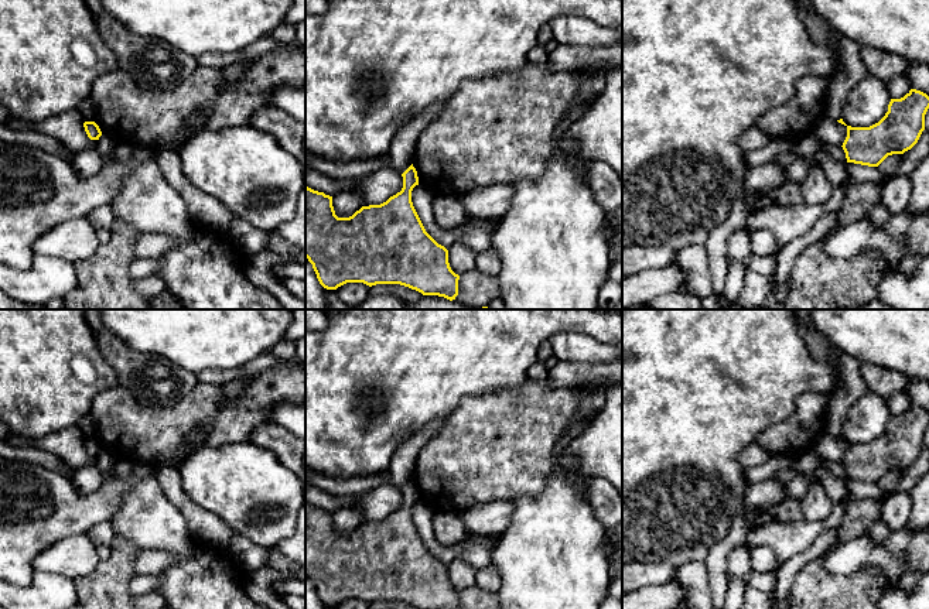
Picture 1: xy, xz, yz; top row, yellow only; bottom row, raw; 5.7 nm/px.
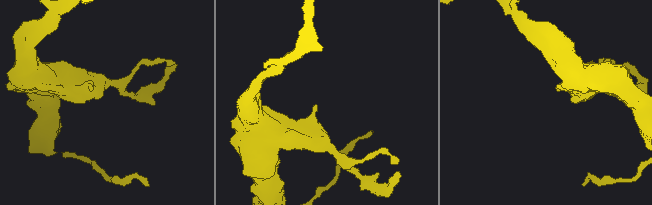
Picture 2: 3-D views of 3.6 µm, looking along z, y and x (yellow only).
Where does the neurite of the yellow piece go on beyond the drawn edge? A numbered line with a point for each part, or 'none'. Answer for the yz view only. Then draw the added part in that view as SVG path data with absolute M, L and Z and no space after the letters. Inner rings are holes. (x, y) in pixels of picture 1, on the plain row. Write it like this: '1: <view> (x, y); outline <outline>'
none

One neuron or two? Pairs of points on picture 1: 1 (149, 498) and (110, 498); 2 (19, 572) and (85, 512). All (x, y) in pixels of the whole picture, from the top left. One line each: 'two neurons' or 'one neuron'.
1: two neurons
2: one neuron

